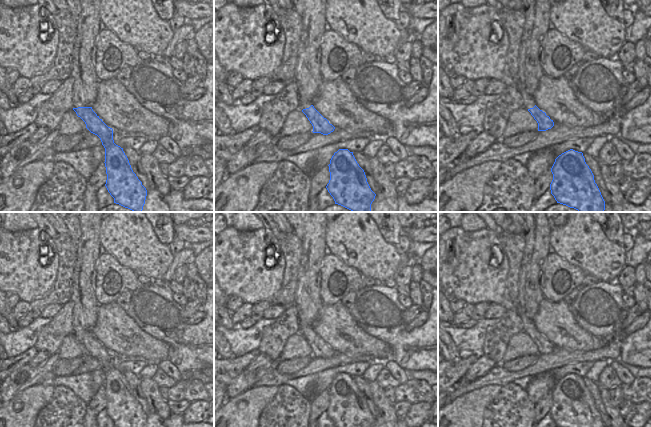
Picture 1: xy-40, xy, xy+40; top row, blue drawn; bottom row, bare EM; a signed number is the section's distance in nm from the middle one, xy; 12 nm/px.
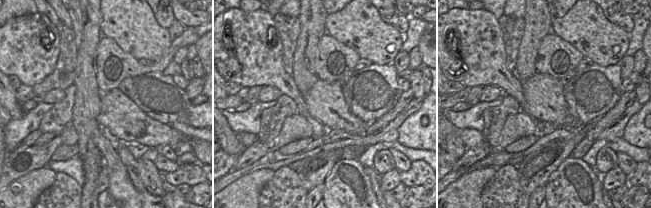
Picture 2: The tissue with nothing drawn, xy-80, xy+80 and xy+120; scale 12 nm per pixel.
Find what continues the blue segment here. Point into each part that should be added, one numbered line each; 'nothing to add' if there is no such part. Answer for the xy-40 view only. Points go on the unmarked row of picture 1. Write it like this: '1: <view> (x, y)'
nothing to add

